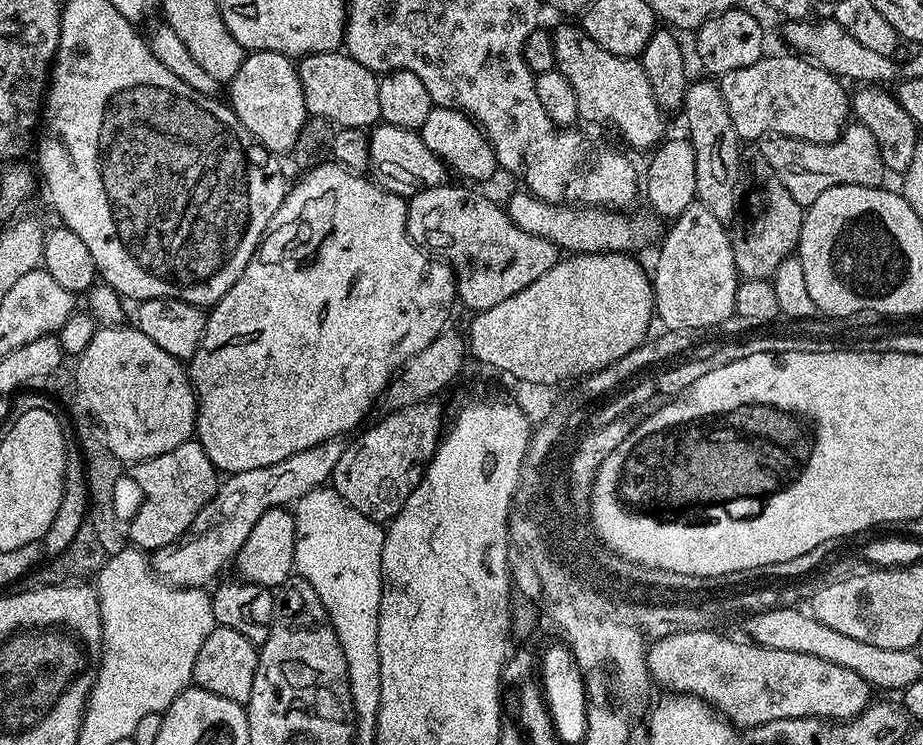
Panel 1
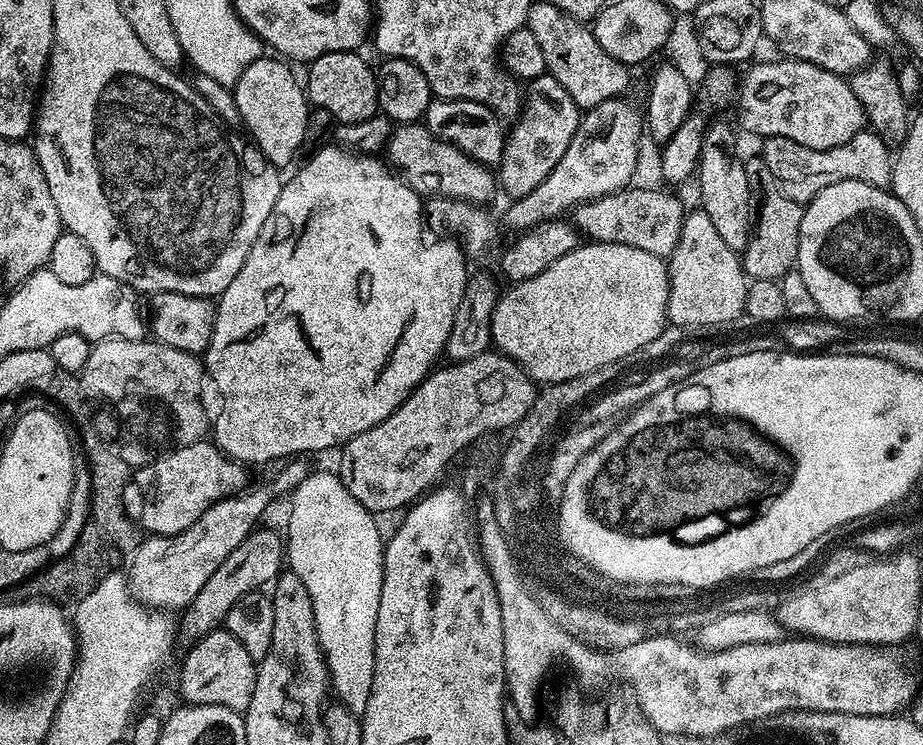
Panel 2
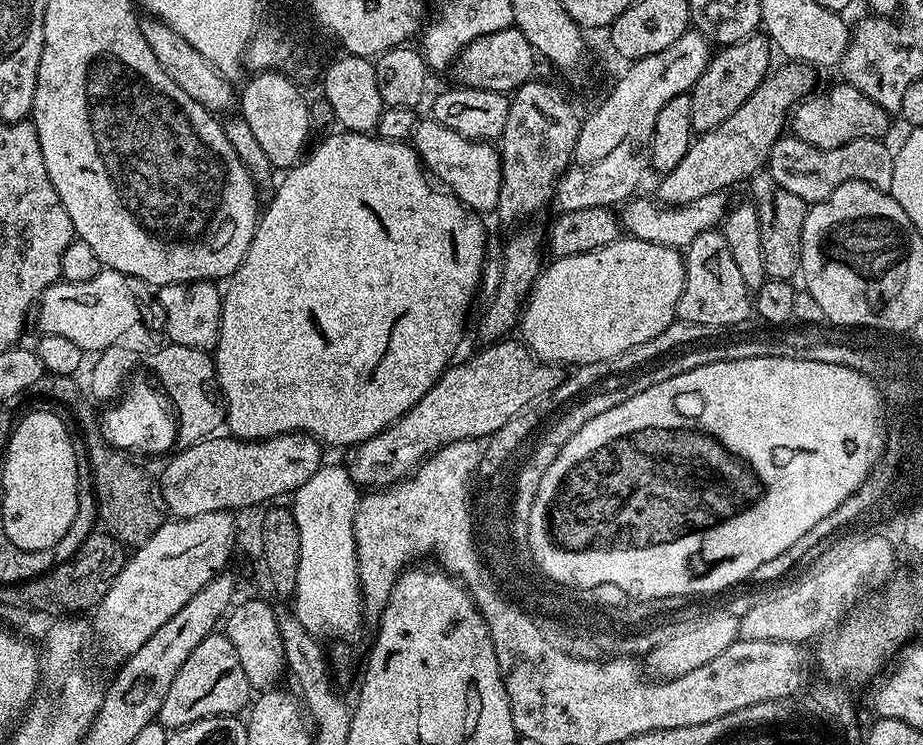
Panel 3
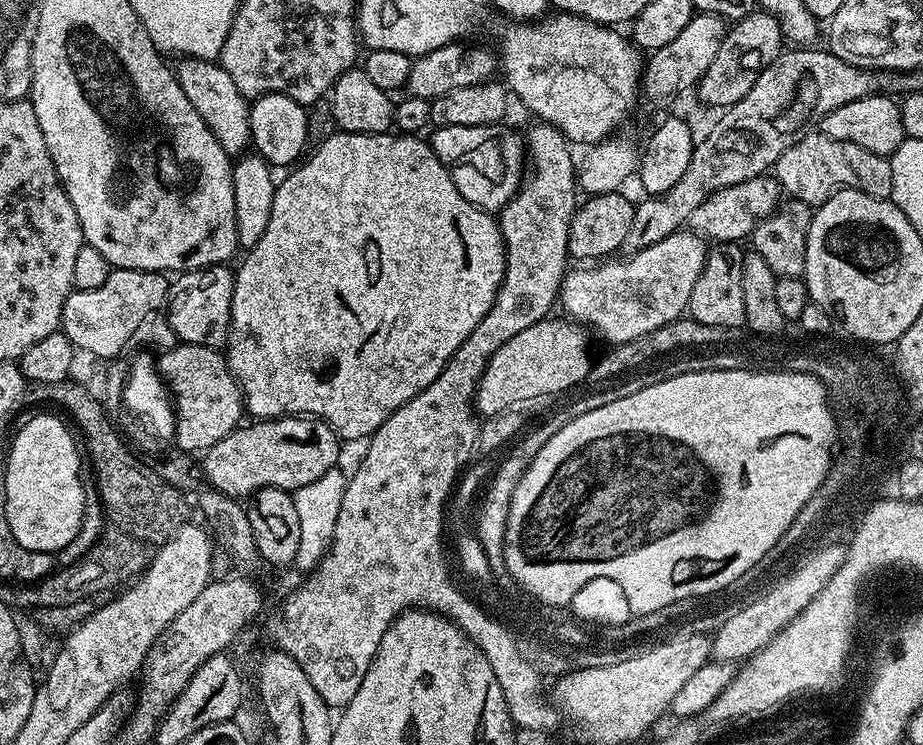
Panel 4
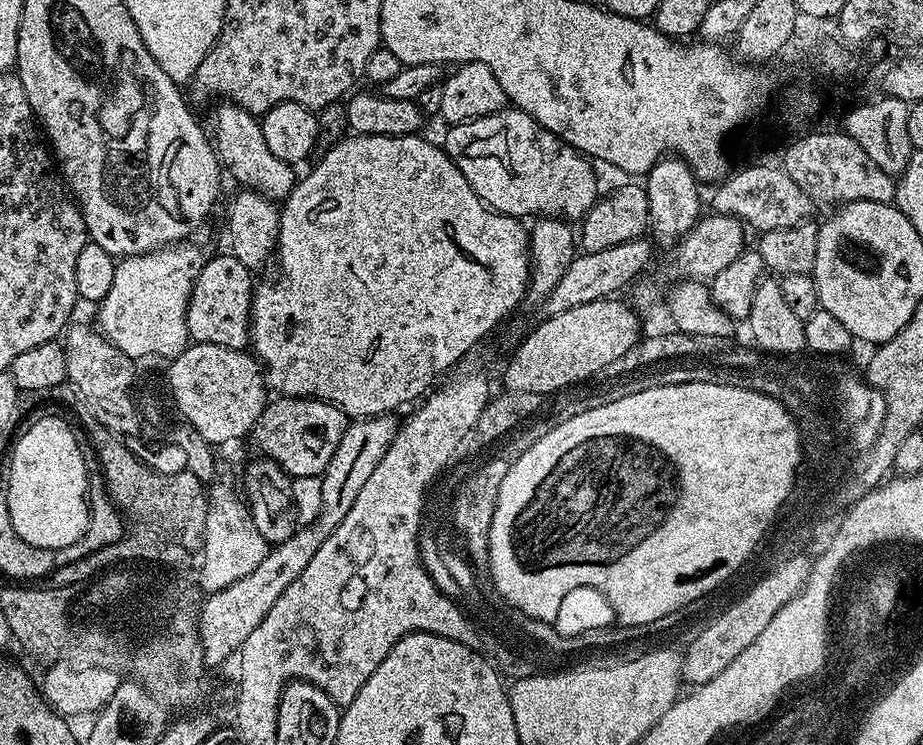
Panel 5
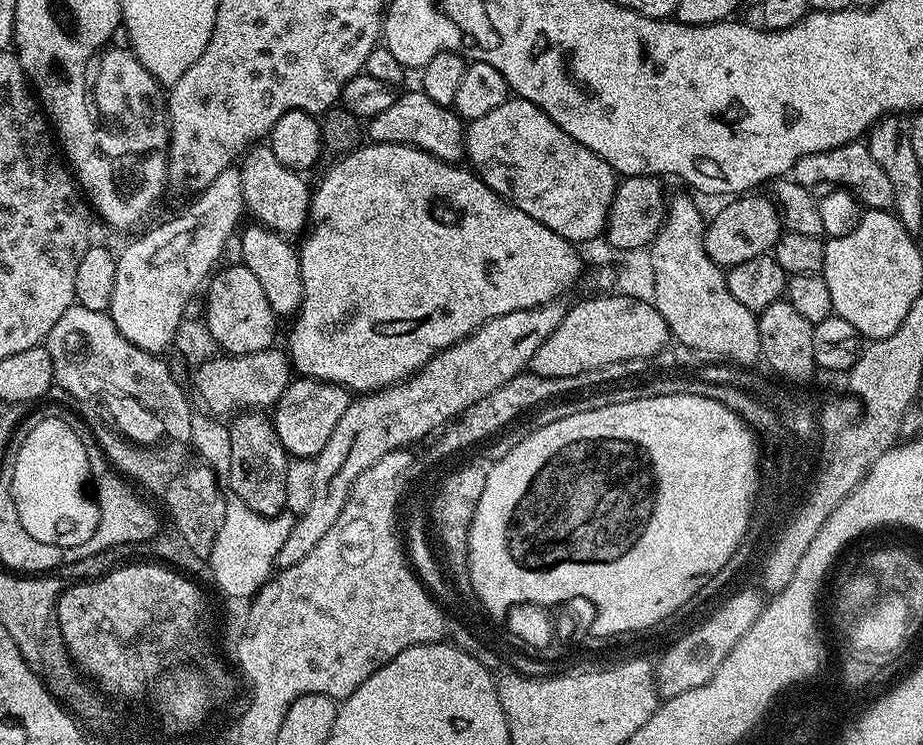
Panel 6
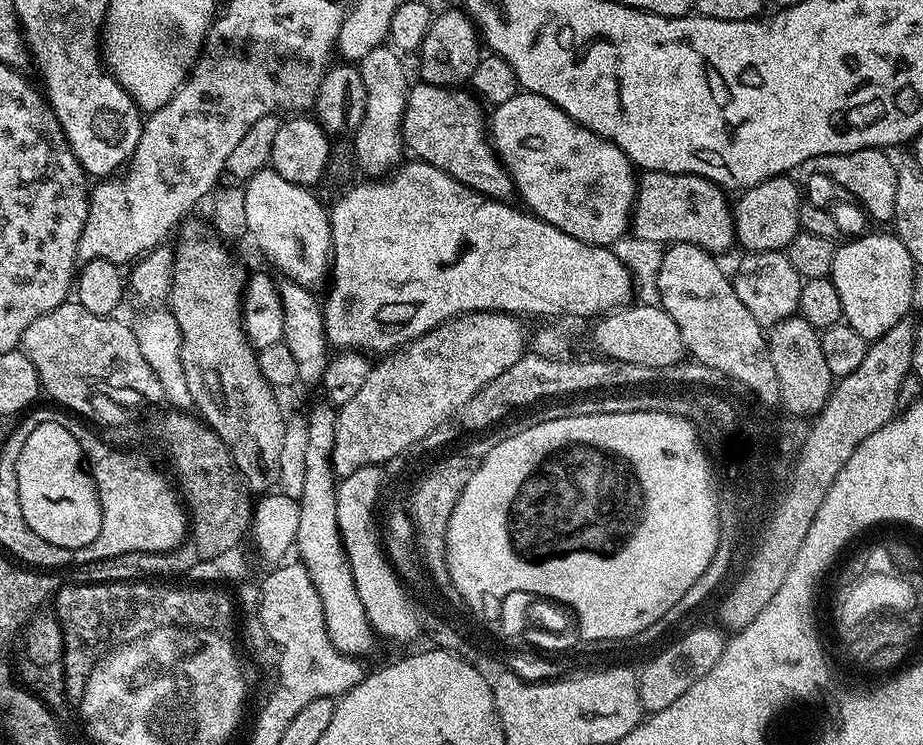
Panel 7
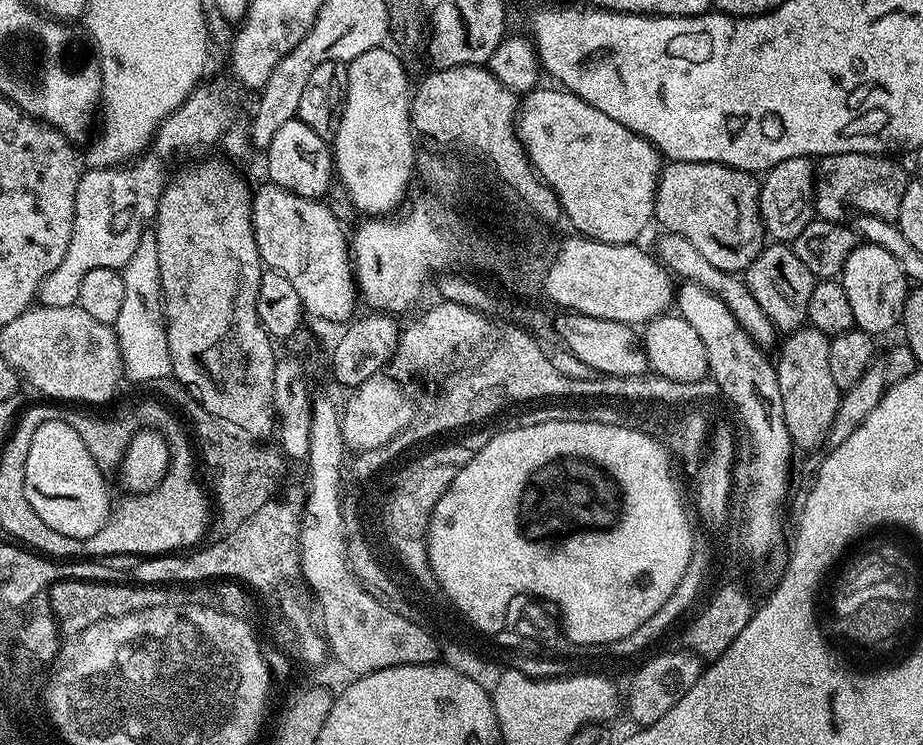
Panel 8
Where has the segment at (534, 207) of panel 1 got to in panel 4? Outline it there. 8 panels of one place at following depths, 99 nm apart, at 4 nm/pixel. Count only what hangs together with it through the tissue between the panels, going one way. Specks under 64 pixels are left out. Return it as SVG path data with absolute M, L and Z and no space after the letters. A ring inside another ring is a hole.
M771 175L755 176L746 182L726 186L710 192L694 210L690 221L691 231L712 242L740 242L751 237L752 231L781 203L782 189Z

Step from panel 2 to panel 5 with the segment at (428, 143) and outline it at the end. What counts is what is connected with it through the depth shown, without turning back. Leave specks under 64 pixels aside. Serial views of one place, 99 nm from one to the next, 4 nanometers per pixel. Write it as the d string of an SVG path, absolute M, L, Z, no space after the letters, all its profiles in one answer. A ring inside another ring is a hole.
M509 106L502 109L501 112L495 112L489 116L483 116L477 120L471 120L465 124L453 124L447 129L444 140L442 139L442 147L447 152L449 158L456 161L458 170L462 170L462 174L466 178L466 182L470 182L470 186L474 186L474 194L478 194L478 198L482 198L489 208L493 208L496 212L501 212L507 216L515 216L517 218L525 218L524 216L532 216L531 218L559 218L569 222L583 221L584 215L596 205L598 199L598 191L596 192L596 172L592 169L593 161L584 153L576 151L563 140L554 135L550 130L546 130L534 118L530 118L530 114L526 114L521 108Z

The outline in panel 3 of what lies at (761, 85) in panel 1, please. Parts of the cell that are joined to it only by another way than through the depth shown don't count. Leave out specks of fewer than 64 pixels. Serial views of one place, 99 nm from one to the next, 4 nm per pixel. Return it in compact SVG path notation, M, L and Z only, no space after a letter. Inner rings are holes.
M837 82L833 88L819 92L805 96L791 113L790 128L799 140L810 142L810 146L818 146L822 150L830 150L846 146L846 142L854 142L858 138L879 140L887 137L889 113L884 112L882 106L870 102L862 90Z

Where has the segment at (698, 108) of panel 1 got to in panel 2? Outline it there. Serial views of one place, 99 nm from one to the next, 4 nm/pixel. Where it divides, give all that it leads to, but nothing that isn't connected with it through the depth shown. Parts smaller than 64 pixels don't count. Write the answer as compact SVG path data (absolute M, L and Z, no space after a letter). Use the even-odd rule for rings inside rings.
M726 121L709 123L702 142L698 181L700 180L699 207L710 214L710 222L718 229L718 235L726 246L743 250L752 236L754 227L754 188L748 182L745 161L736 157L736 136Z

